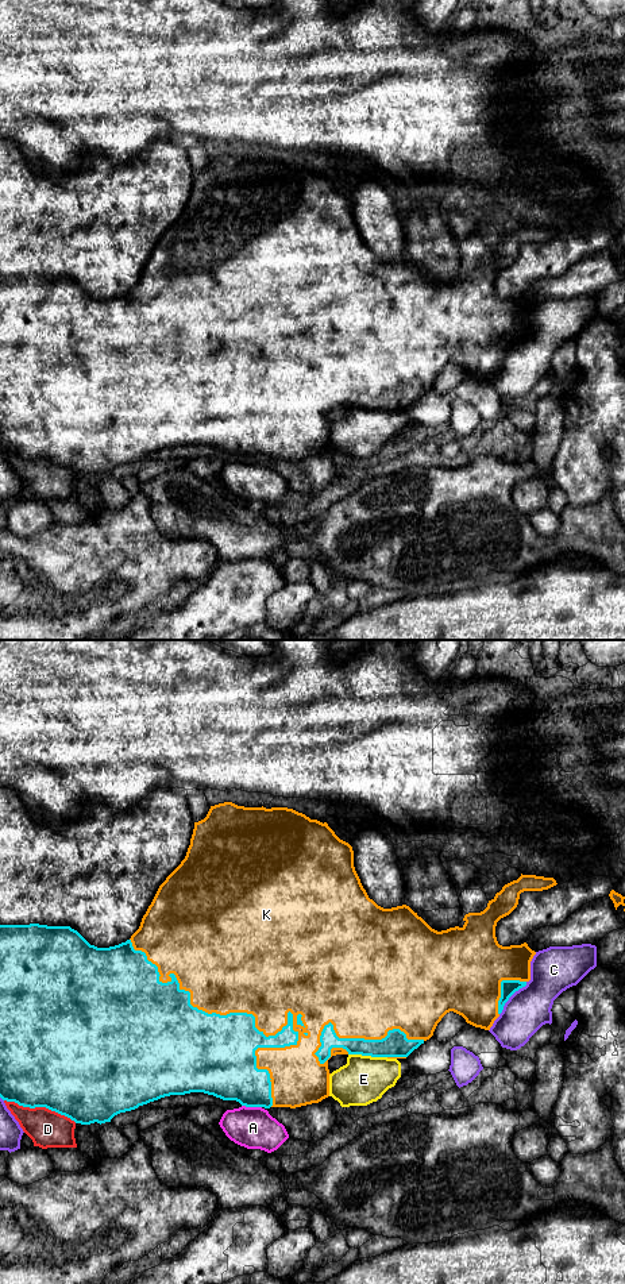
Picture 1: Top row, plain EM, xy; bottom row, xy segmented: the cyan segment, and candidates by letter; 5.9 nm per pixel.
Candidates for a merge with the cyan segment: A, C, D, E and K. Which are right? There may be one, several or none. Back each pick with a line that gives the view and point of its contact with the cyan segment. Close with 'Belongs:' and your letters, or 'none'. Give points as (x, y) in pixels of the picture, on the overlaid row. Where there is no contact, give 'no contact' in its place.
K: meets cyan in xy at (257, 1029)
Belongs: K

